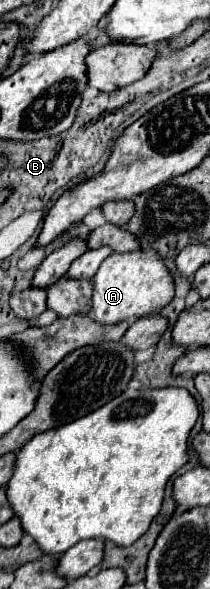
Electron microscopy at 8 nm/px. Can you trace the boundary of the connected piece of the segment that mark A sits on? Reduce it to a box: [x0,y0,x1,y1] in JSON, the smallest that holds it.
[89,250,173,326]

